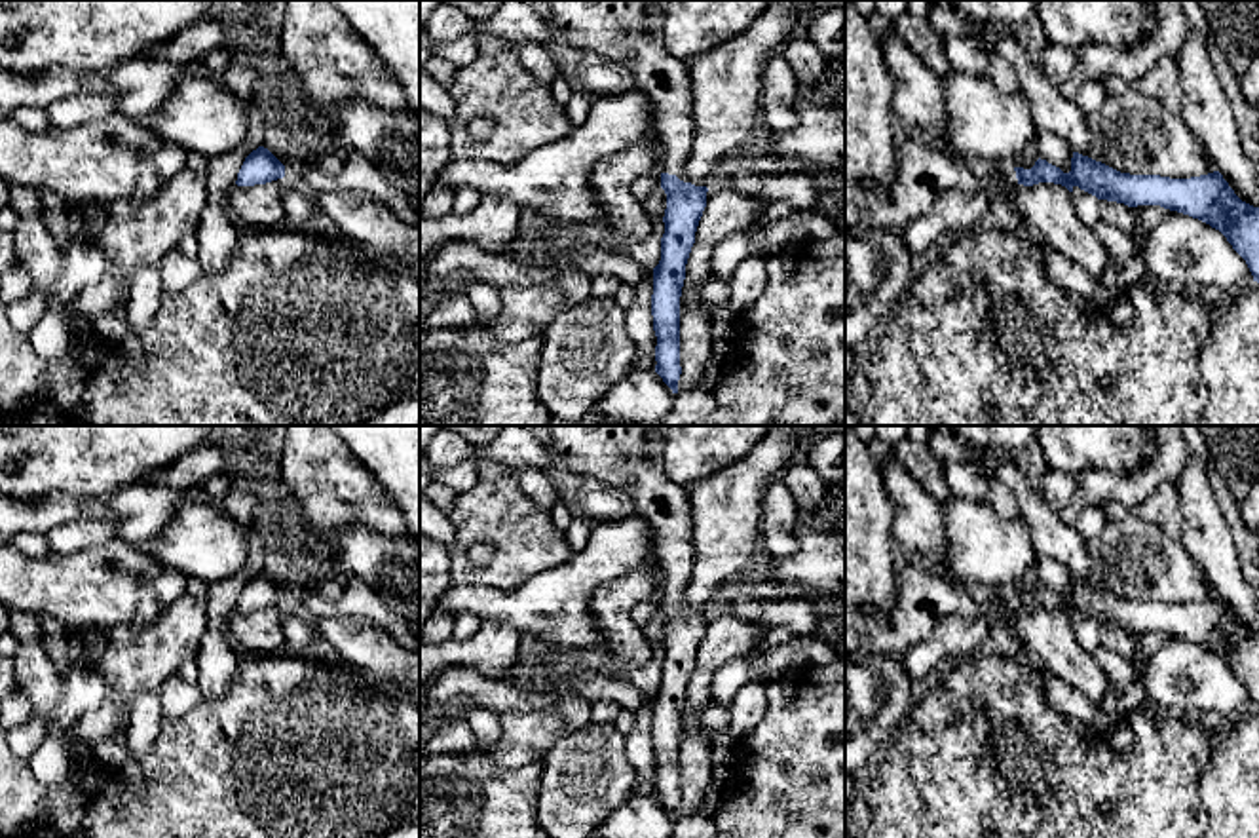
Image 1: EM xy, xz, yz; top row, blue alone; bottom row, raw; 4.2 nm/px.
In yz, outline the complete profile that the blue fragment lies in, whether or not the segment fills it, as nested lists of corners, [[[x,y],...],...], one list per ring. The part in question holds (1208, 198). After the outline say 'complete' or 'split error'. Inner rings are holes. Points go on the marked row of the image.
[[[904,127],[894,141],[894,163],[896,173],[885,194],[845,181],[845,230],[904,230],[925,215],[940,194],[953,188],[991,198],[999,192],[1008,196],[1018,184],[1054,182],[1069,192],[1079,186],[1098,200],[1128,207],[1160,205],[1198,219],[1227,238],[1259,283],[1259,207],[1242,201],[1219,171],[1191,179],[1130,175],[1073,152],[1069,173],[1039,158],[1031,169],[1006,167],[993,179],[980,179],[957,156],[927,141],[919,129]]]; split error

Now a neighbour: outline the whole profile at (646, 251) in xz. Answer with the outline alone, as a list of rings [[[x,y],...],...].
[[[649,234],[640,239],[632,239],[627,245],[627,255],[646,270],[653,270],[661,260],[661,239]]]

